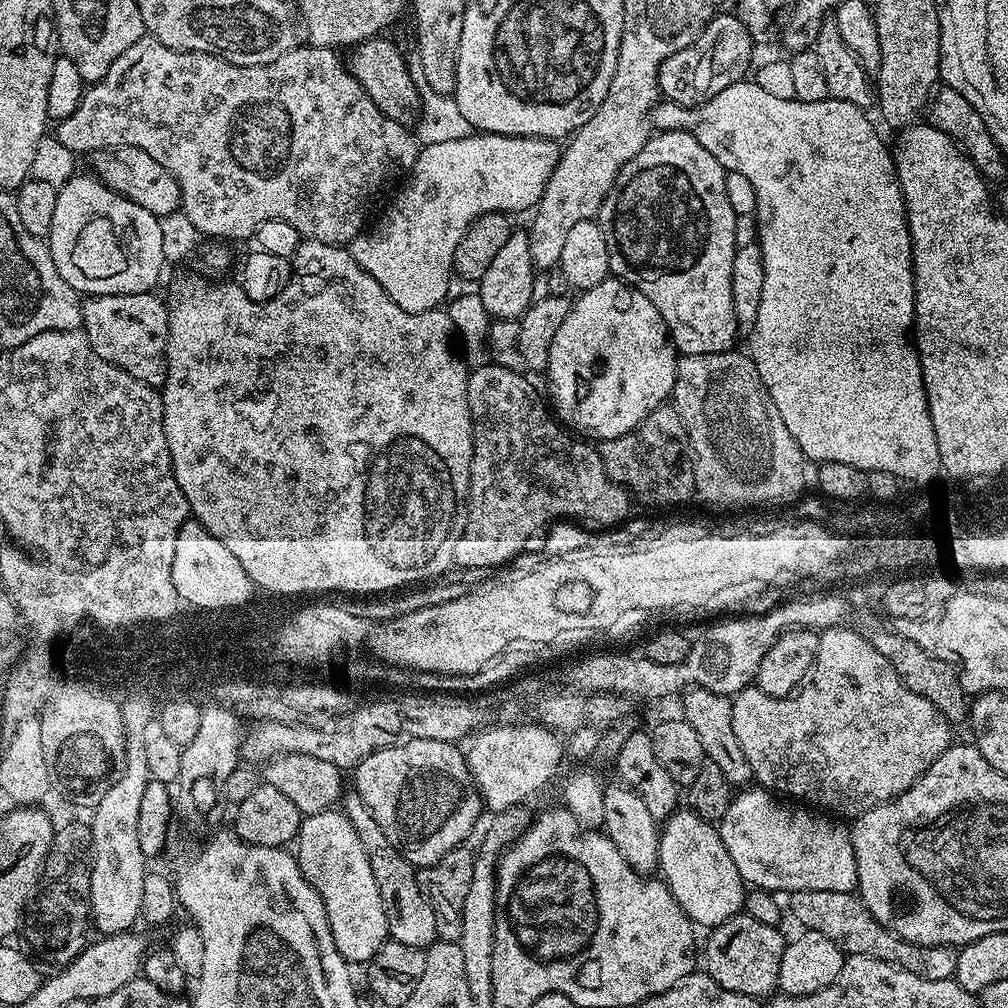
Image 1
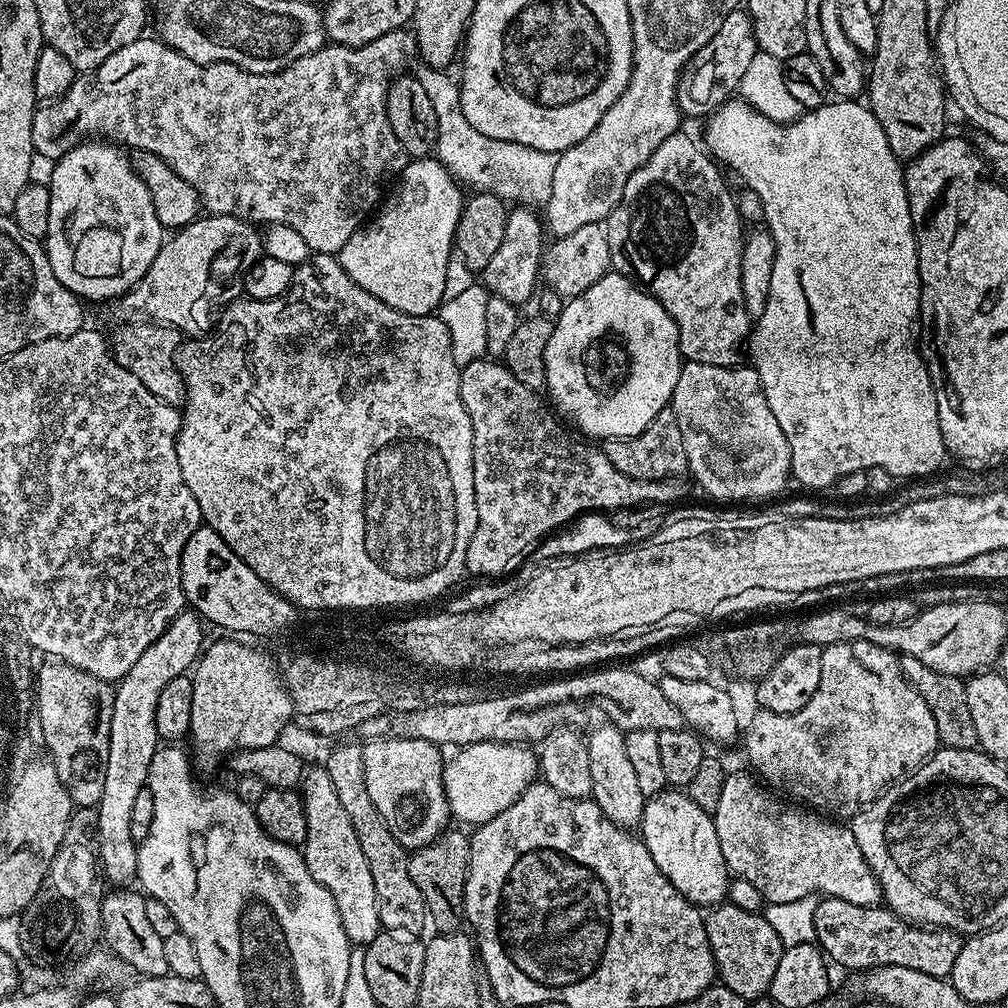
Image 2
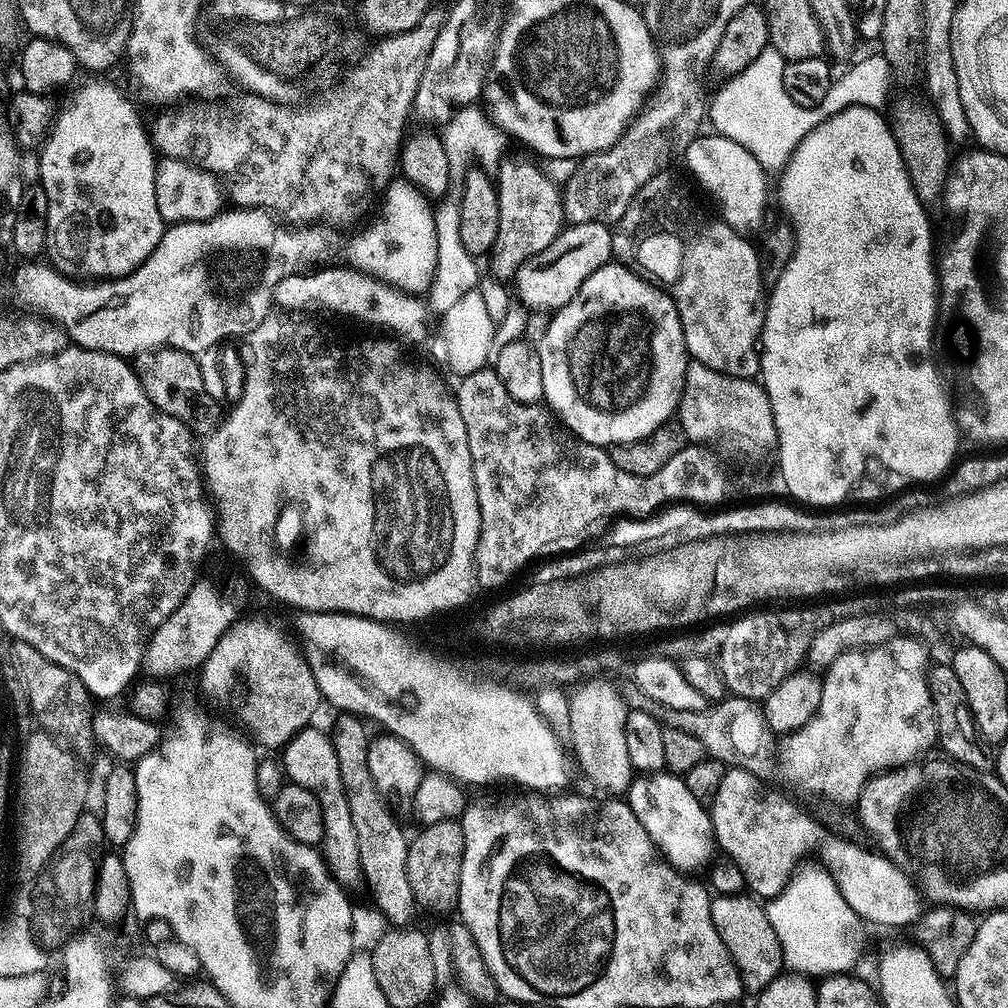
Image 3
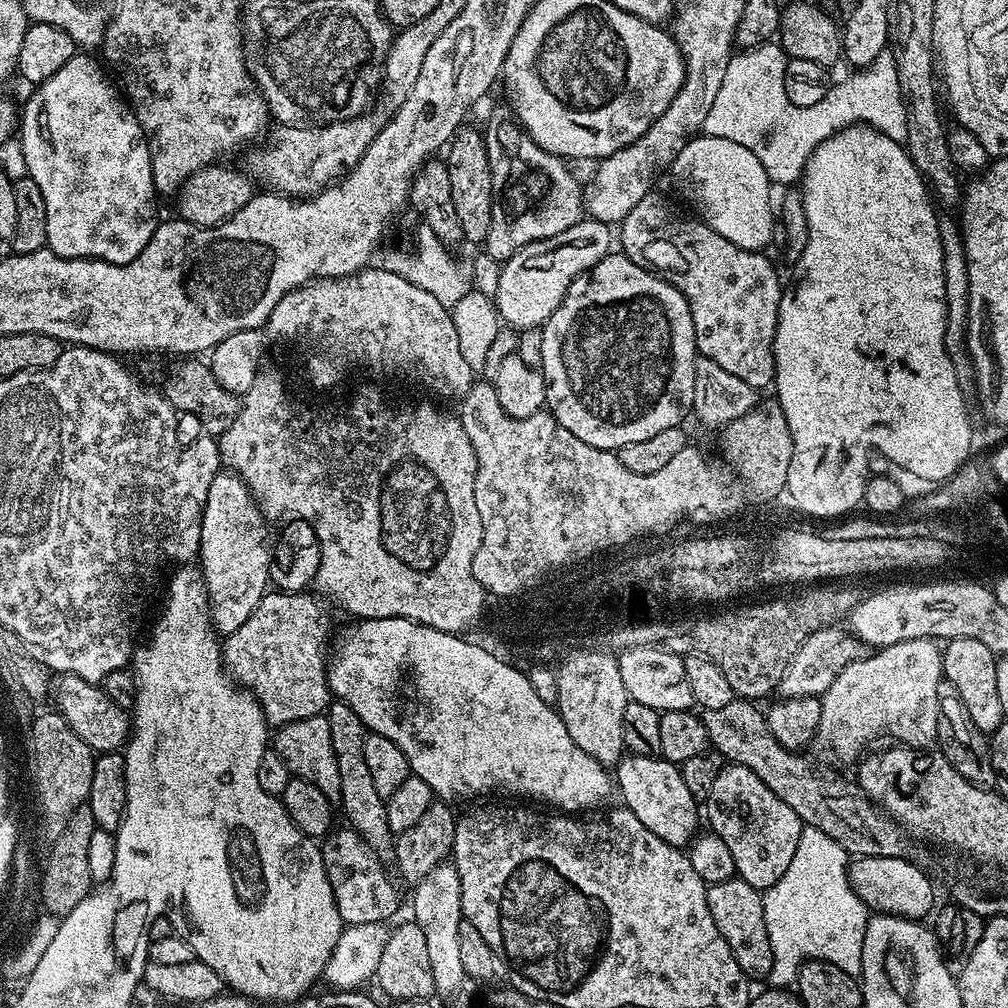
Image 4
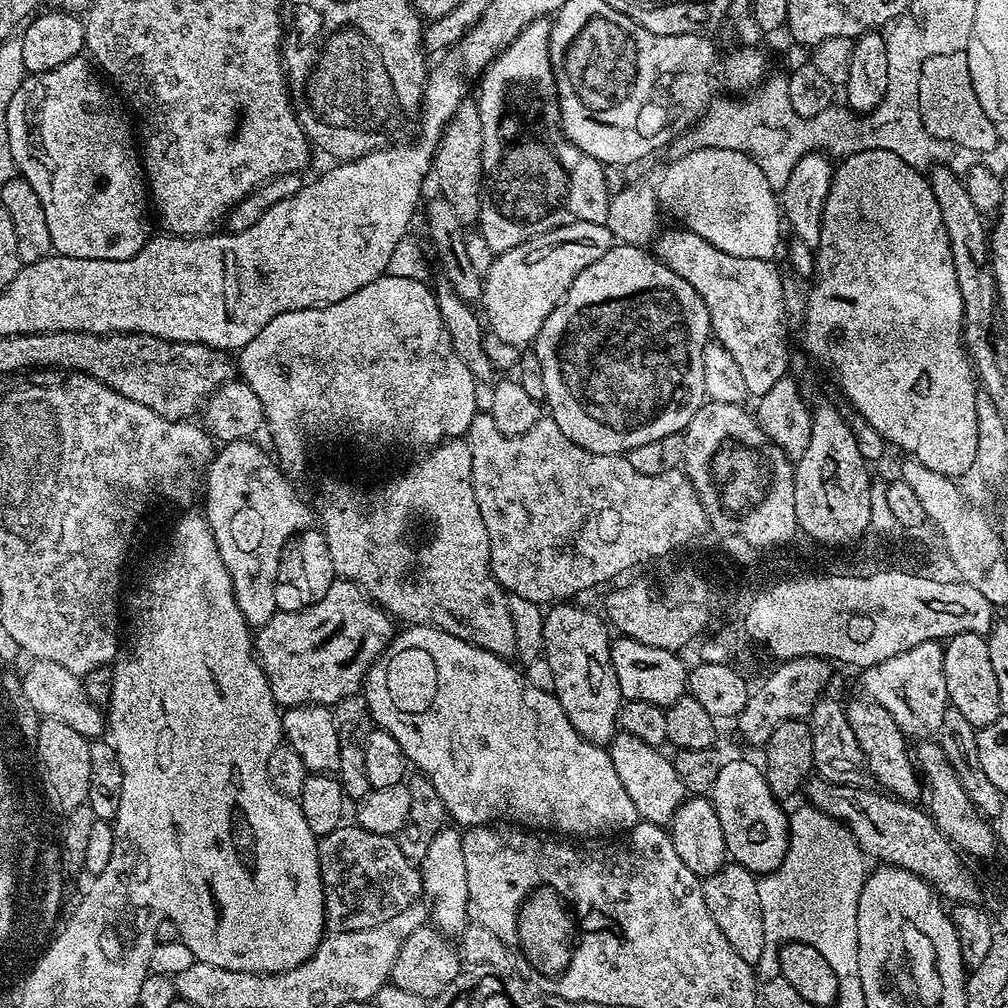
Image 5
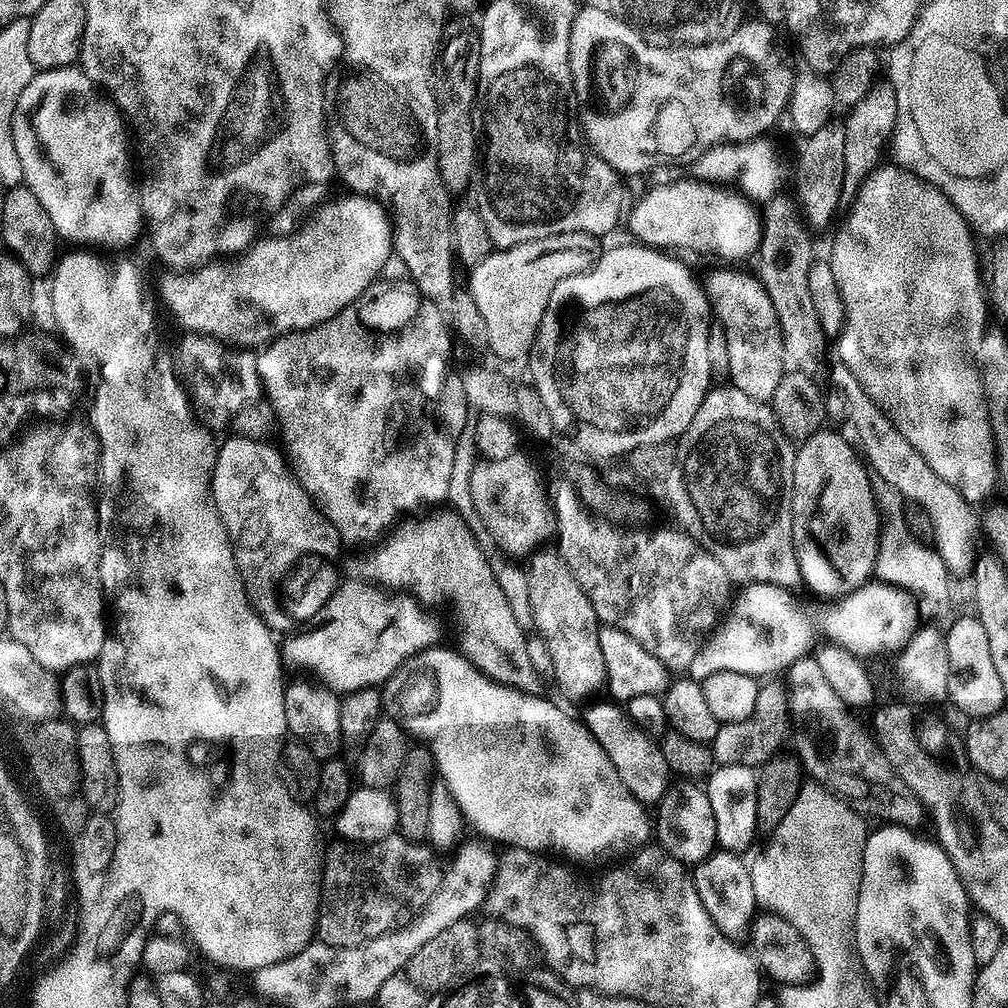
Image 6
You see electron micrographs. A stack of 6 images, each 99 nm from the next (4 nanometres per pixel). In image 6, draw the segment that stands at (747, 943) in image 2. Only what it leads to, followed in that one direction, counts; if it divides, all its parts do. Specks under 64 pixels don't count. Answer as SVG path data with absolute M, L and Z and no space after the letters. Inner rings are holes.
M717 850L691 869L694 890L698 890L698 898L702 898L702 906L706 906L706 914L714 918L714 926L726 934L726 938L737 942L749 935L752 921L758 915L758 905L754 898L754 882L752 869L745 857L735 852Z

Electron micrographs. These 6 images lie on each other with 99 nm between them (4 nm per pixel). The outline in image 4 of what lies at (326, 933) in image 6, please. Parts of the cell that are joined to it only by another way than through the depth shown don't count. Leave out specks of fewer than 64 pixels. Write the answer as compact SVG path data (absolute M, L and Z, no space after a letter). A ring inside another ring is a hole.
M347 826L337 827L323 837L320 853L338 906L338 914L345 925L384 924L400 908L400 892L393 873L384 869L385 861L377 856L362 837Z

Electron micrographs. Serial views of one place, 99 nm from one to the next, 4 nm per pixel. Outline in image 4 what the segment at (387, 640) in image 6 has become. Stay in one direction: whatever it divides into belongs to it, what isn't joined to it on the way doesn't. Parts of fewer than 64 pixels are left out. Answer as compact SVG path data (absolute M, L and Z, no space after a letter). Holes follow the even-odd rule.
M279 590L265 592L262 602L254 608L254 614L250 614L234 634L222 640L224 671L255 696L272 726L321 715L330 703L326 652L324 656L324 647L328 644L328 616L324 613L325 605L315 595L308 595Z

